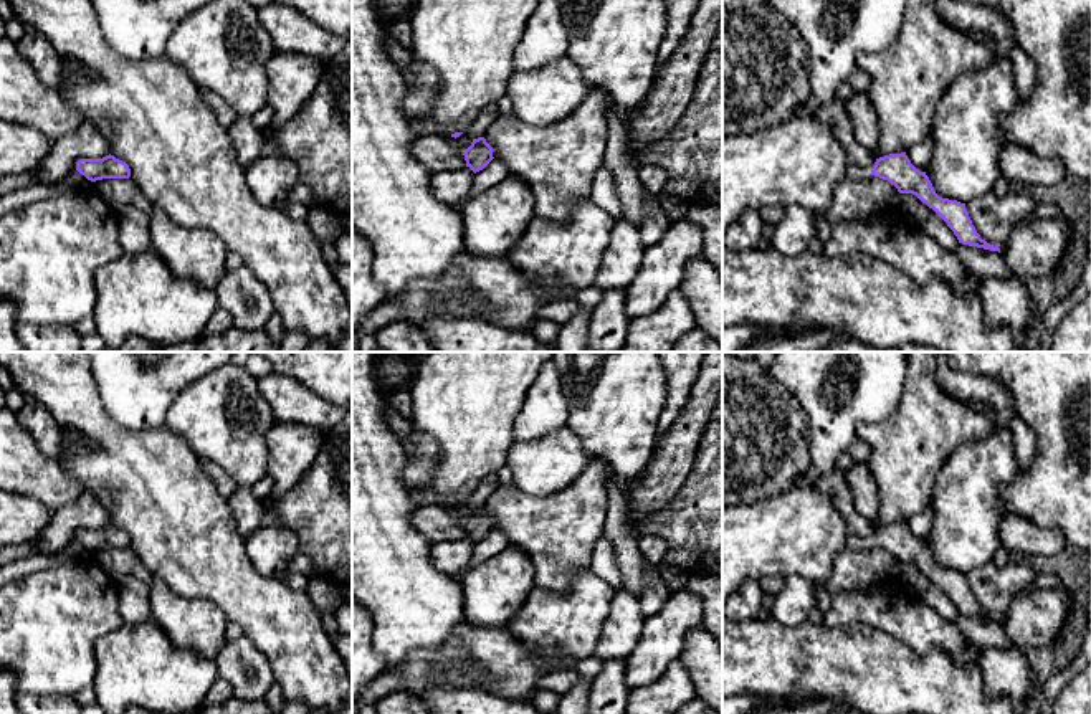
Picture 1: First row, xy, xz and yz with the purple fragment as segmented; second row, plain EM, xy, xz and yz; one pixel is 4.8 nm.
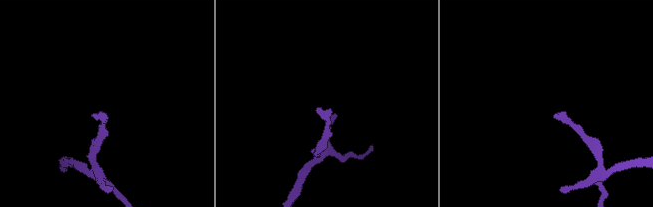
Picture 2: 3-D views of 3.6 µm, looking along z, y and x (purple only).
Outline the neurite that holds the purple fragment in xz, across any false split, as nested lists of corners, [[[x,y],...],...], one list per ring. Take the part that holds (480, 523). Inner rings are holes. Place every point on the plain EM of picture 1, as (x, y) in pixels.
[[[491,473],[481,479],[479,486],[465,501],[465,504],[469,506],[473,512],[463,526],[466,537],[469,537],[474,544],[483,540],[494,529],[493,517],[486,512],[484,504],[499,488],[499,484],[499,474]]]

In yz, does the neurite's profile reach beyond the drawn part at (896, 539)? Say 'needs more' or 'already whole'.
needs more

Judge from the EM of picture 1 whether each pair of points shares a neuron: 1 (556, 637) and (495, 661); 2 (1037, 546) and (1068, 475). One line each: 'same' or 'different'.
1: different
2: different

